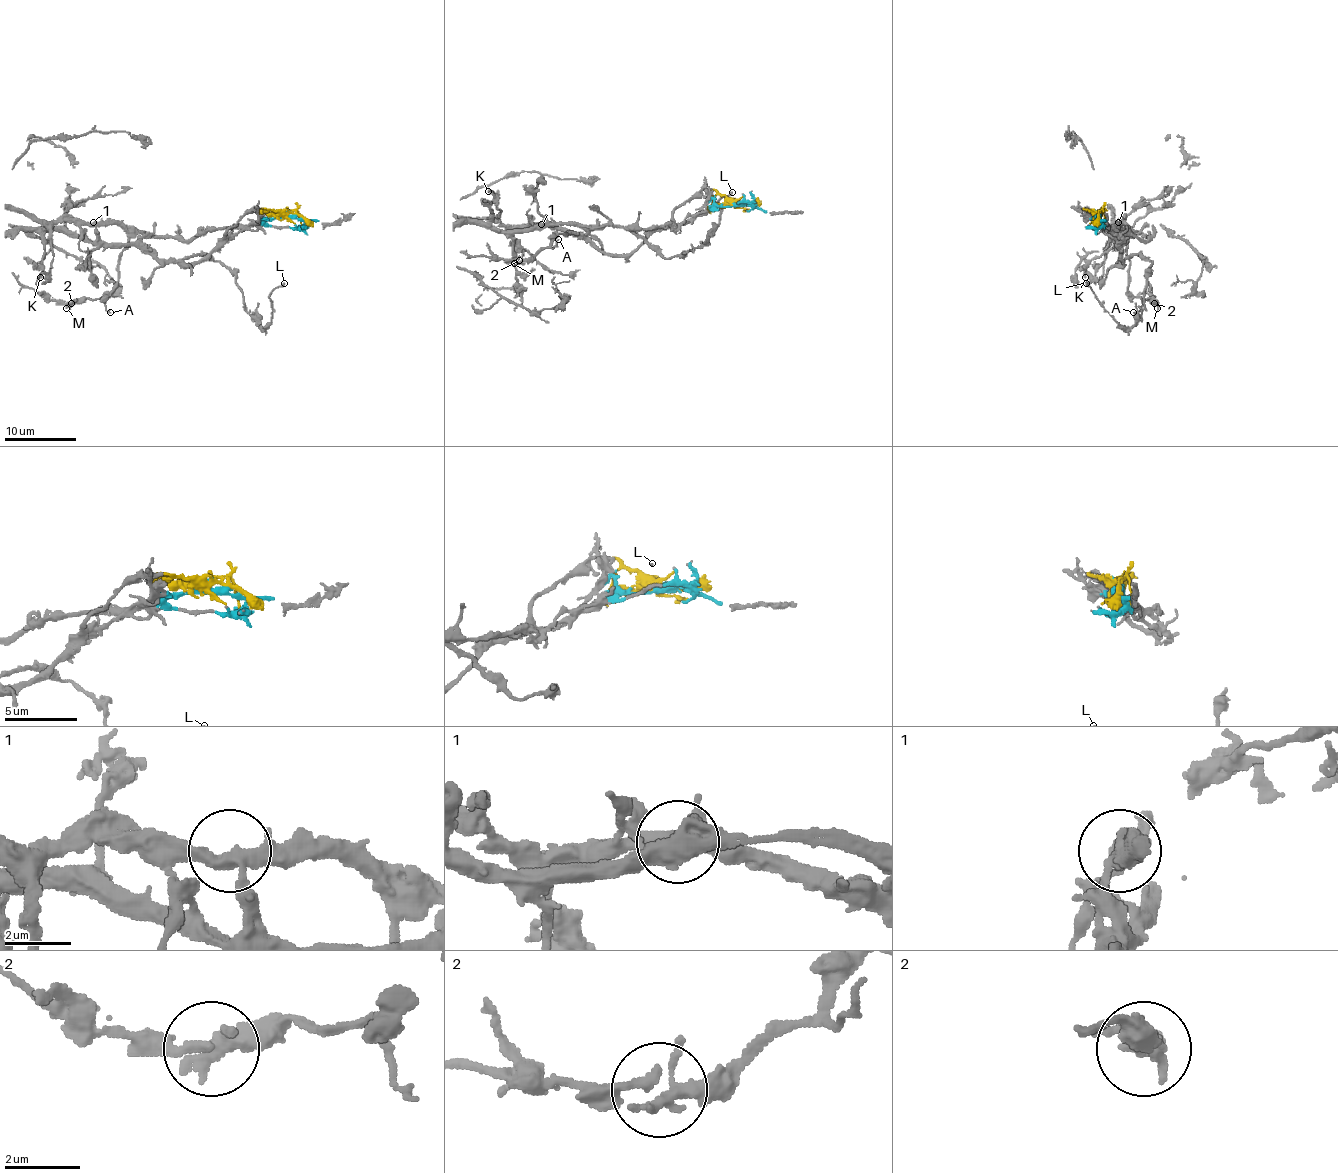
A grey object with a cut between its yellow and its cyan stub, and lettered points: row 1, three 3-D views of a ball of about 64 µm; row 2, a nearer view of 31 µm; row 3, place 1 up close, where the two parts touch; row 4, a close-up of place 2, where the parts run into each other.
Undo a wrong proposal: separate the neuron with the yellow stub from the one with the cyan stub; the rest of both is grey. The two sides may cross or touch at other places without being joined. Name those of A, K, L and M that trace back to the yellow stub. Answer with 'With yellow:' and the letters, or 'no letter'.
With yellow: L

